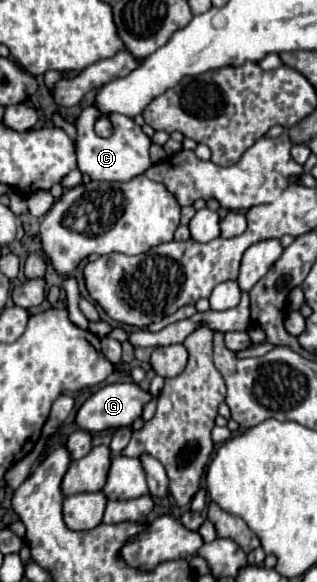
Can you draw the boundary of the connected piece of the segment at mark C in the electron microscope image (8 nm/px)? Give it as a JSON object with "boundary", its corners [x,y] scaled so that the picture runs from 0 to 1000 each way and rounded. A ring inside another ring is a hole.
{"boundary":[[[297,182],[265,186],[265,189],[252,192],[252,199],[240,203],[240,220],[246,220],[246,258],[240,258],[240,265],[246,265],[246,289],[252,289],[252,296],[278,299],[290,309],[404,313],[416,302],[435,302],[435,299],[448,299],[461,289],[479,285],[479,275],[473,275],[473,265],[467,265],[479,244],[473,244],[473,237],[448,227],[448,220],[442,220],[435,213],[423,213],[423,206],[410,206],[410,203],[397,203],[397,199],[385,199],[385,196],[353,196],[347,206],[353,206],[353,213],[360,213],[360,230],[353,230],[347,237],[315,237],[315,234],[303,234],[297,220],[284,216],[284,186],[297,186]]]}

